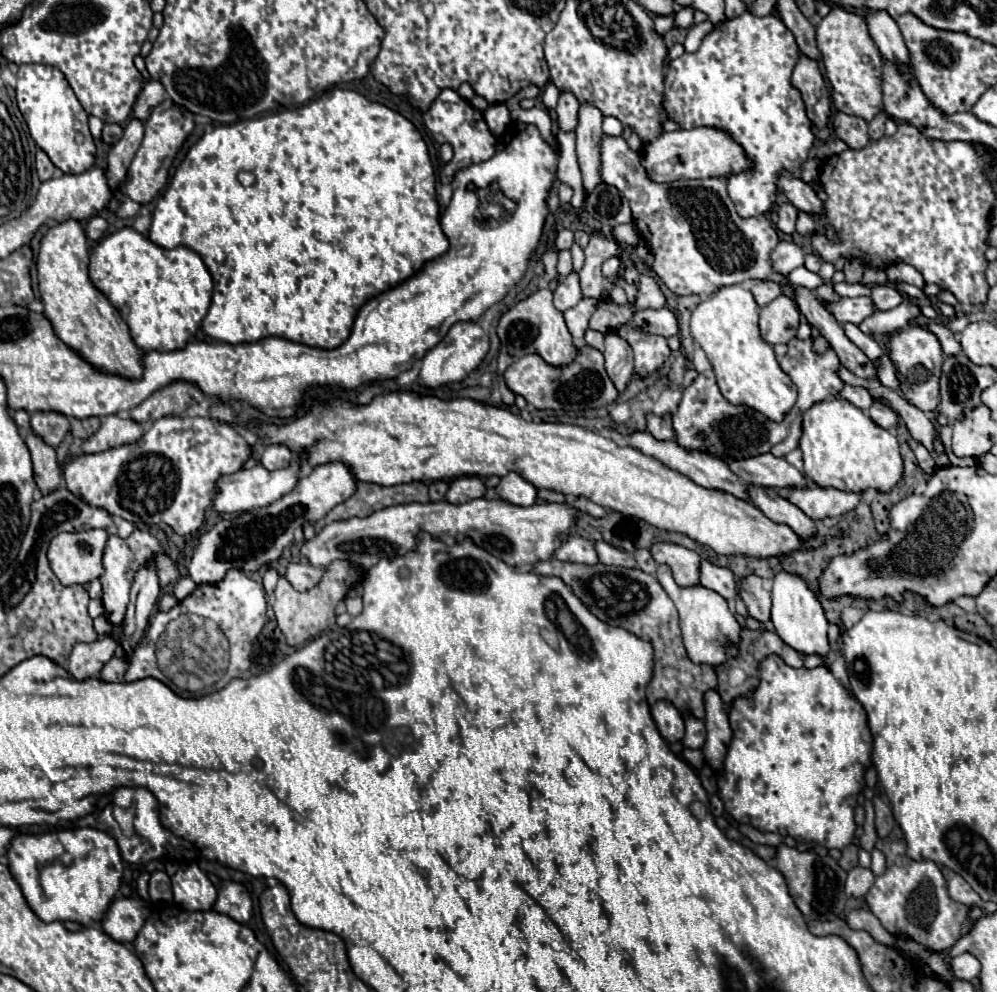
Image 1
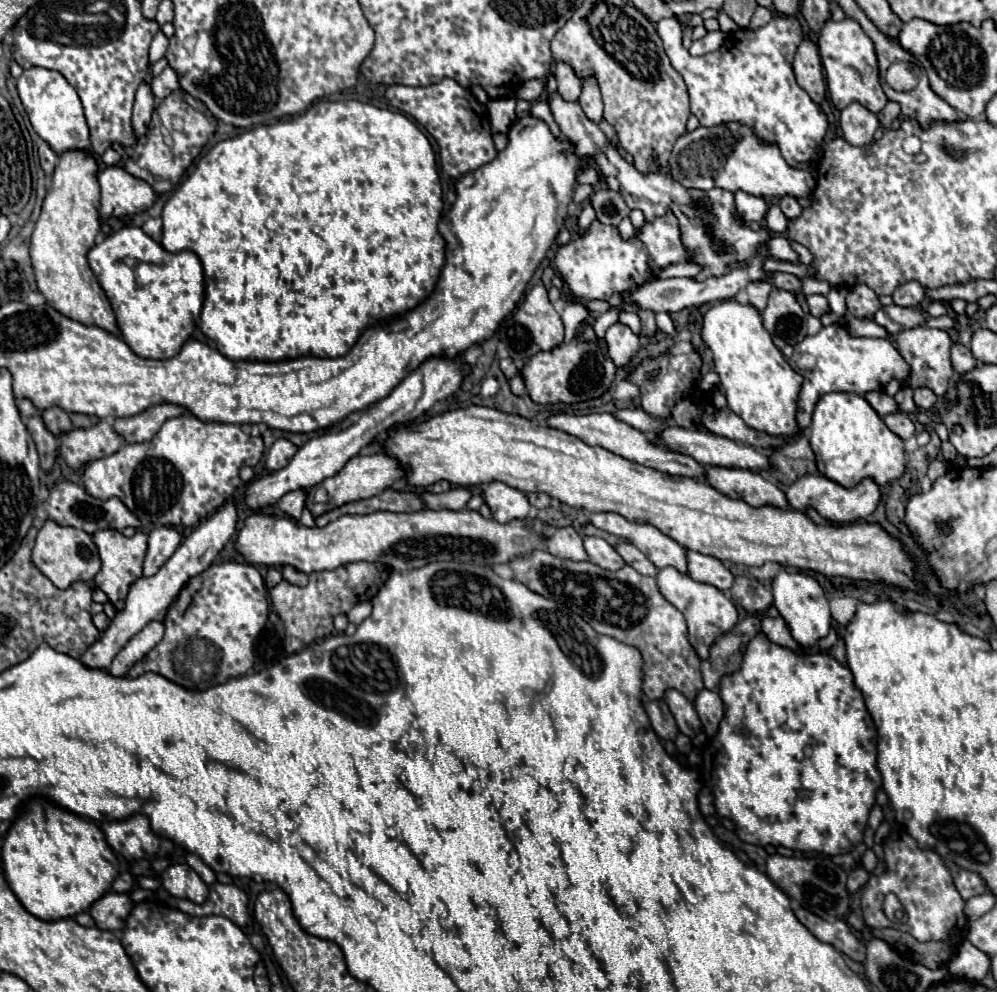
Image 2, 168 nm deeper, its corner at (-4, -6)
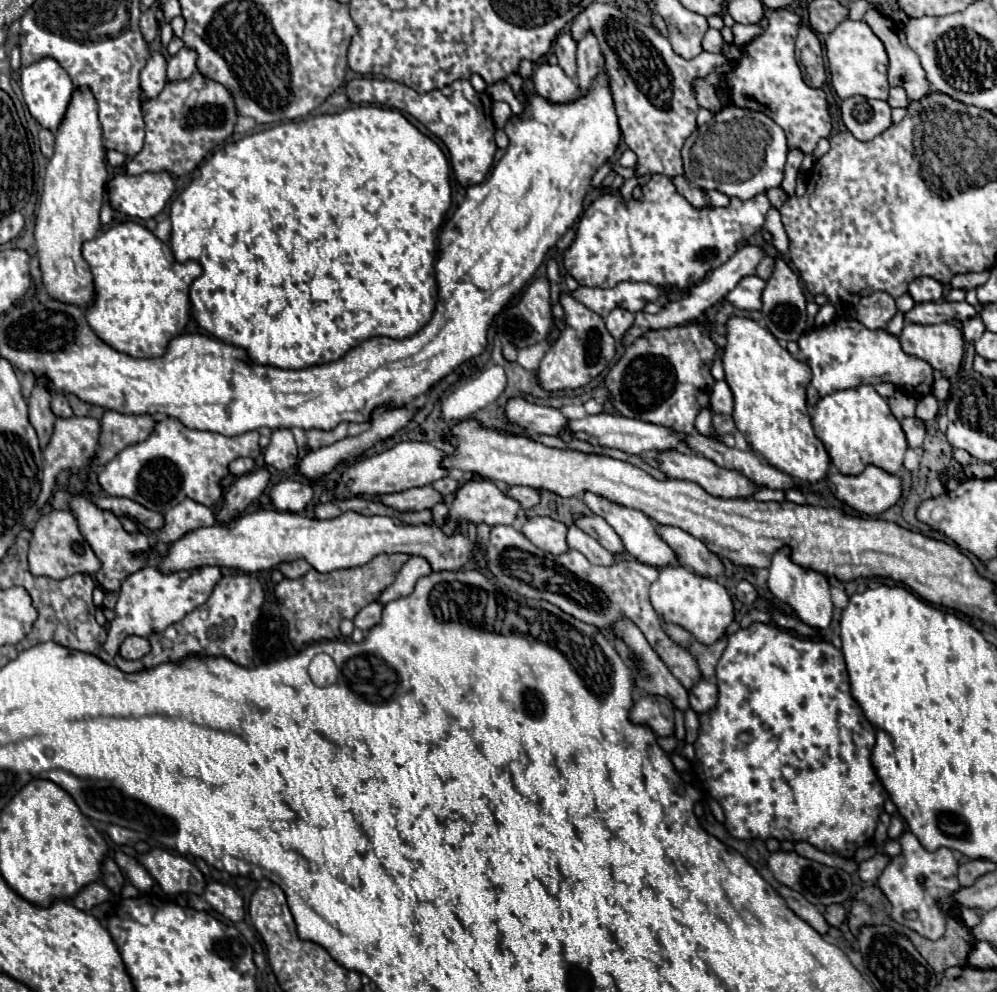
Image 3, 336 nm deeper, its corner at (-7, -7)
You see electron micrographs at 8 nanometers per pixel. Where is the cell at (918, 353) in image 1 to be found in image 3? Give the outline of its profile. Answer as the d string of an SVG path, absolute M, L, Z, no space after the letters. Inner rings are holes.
M906 323L900 333L900 343L906 353L928 361L944 377L956 375L962 365L965 340L960 329L950 323Z

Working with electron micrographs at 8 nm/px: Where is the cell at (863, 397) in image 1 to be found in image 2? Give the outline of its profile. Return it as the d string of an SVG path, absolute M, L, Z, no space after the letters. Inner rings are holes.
M873 390L873 392L865 392L863 398L871 404L871 408L883 418L891 412L897 412L897 406L895 406L895 400L891 396L887 396L883 390Z

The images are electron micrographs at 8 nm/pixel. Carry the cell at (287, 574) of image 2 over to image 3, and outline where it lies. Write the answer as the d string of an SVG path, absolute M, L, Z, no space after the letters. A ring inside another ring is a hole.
M296 559L296 561L290 561L290 563L280 563L278 569L284 573L284 577L298 579L298 577L302 577L310 569L310 565L304 559Z

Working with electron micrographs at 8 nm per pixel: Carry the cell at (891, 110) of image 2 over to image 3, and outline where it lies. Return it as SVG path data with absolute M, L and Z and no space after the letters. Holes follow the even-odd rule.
M890 87L888 103L890 103L890 107L908 107L910 99L902 87Z

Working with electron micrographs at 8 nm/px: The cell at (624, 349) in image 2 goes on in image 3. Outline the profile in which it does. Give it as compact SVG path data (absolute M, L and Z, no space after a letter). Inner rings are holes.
M616 307L614 311L610 311L610 315L606 317L606 329L612 333L616 341L628 331L628 325L632 325L632 317L634 315L622 307Z

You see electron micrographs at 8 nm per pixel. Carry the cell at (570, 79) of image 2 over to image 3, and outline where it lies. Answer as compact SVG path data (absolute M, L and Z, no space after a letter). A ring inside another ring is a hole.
M568 31L556 37L552 51L556 53L558 65L564 69L564 73L568 73L568 77L576 77L576 41Z

